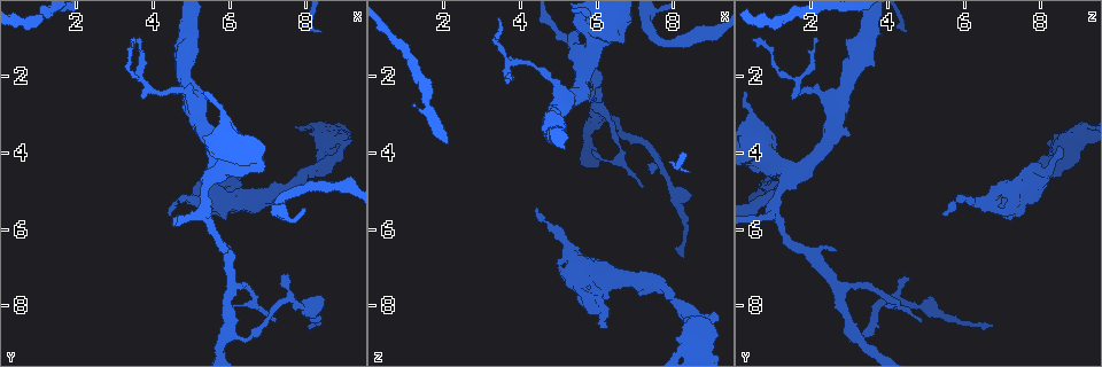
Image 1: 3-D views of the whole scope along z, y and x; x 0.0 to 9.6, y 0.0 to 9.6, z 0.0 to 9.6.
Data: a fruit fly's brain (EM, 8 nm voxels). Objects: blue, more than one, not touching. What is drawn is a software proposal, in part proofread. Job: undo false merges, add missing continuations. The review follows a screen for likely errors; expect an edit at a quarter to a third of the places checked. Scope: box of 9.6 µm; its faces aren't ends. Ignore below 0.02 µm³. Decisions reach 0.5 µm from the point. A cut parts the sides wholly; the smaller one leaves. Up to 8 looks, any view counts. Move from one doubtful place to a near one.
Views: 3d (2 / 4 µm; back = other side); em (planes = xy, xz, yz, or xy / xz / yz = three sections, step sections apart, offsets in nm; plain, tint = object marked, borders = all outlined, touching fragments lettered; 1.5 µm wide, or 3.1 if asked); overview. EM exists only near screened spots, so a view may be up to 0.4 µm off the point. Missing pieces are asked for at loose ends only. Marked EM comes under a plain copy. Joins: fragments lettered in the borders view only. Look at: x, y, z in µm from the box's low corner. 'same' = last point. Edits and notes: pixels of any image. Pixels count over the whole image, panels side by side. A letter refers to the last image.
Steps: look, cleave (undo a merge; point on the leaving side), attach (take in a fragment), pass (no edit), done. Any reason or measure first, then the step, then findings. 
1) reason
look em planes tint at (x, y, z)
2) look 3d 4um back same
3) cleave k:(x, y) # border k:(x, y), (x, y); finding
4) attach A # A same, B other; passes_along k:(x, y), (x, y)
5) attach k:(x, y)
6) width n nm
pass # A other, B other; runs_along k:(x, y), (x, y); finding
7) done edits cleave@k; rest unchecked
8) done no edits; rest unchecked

end of a long branch
look em planes borders at (8.20, 8.60, 6.80)

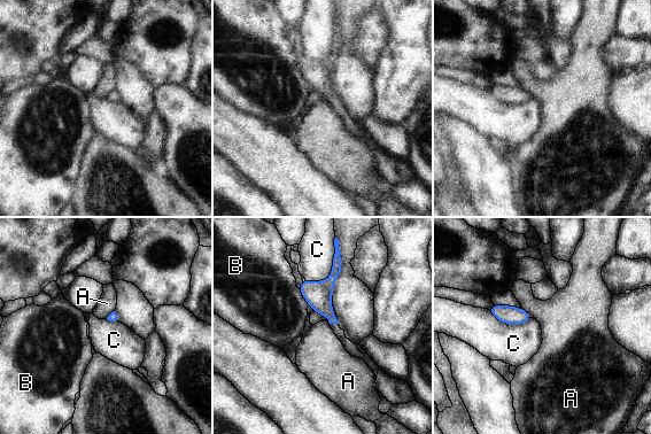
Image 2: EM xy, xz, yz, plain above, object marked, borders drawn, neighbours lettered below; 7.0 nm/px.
longest_contact C 300 nm
pass # A other, B other, C other; border 2:(522, 308), (533, 317); none of them fits

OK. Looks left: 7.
free end
look 3d 2um back at (4.45, 5.65, 5.50)

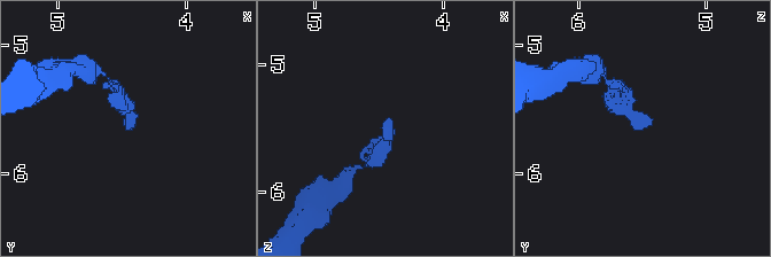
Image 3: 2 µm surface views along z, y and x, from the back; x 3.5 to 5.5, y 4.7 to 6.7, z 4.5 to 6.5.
look em planes borders at (4.44, 5.62, 5.46)

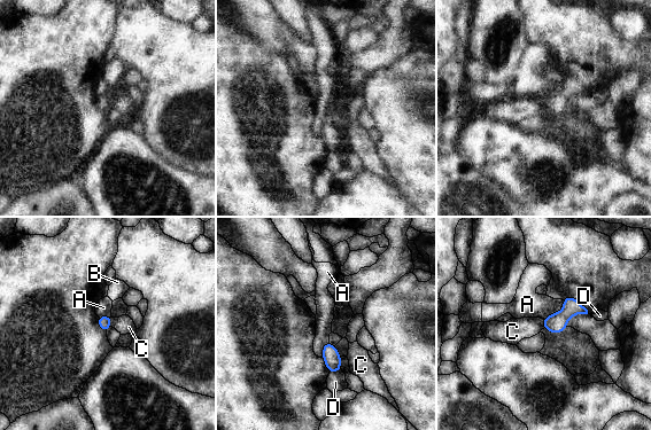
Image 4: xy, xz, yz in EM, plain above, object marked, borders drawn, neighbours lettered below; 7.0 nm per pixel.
pass # A other, B other, C other, D other; border 4:(542, 319), (543, 328); no lettered fragment goes on from it

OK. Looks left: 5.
an open end
look 3d 4um at (6.25, 3.90, 8.50)

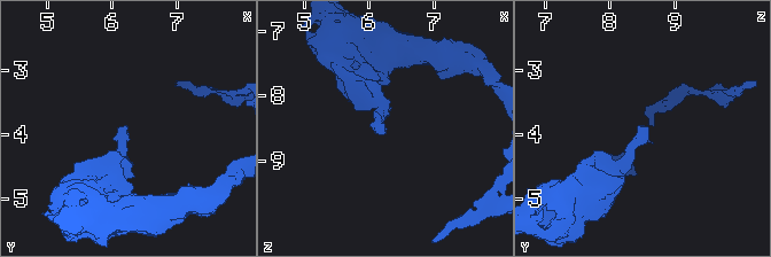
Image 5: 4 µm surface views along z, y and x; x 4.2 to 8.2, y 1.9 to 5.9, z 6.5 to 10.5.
need the tissue
look em planes tint at (6.25, 3.85, 8.50)

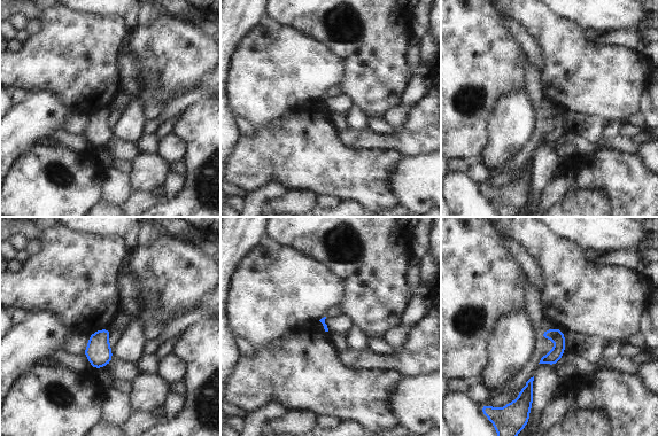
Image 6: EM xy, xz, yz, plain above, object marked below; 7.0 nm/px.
what lies round it
look em planes borders same

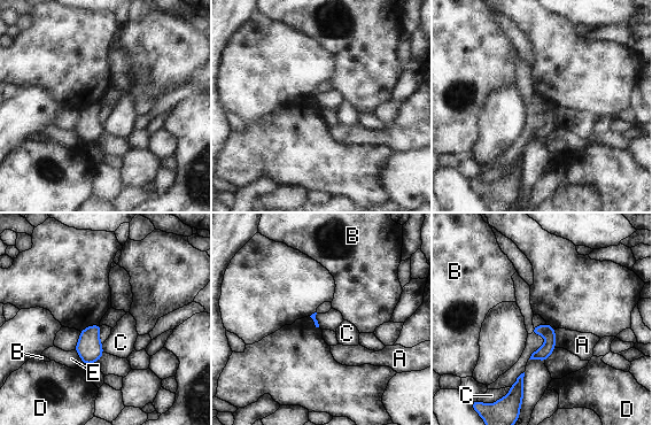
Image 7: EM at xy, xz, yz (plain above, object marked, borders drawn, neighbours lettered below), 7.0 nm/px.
pass # A other, B other, C other, D other, E other; border 7:(555, 330), (556, 347); no lettered fragment goes on from it

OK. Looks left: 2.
done no edits; rest unchecked

